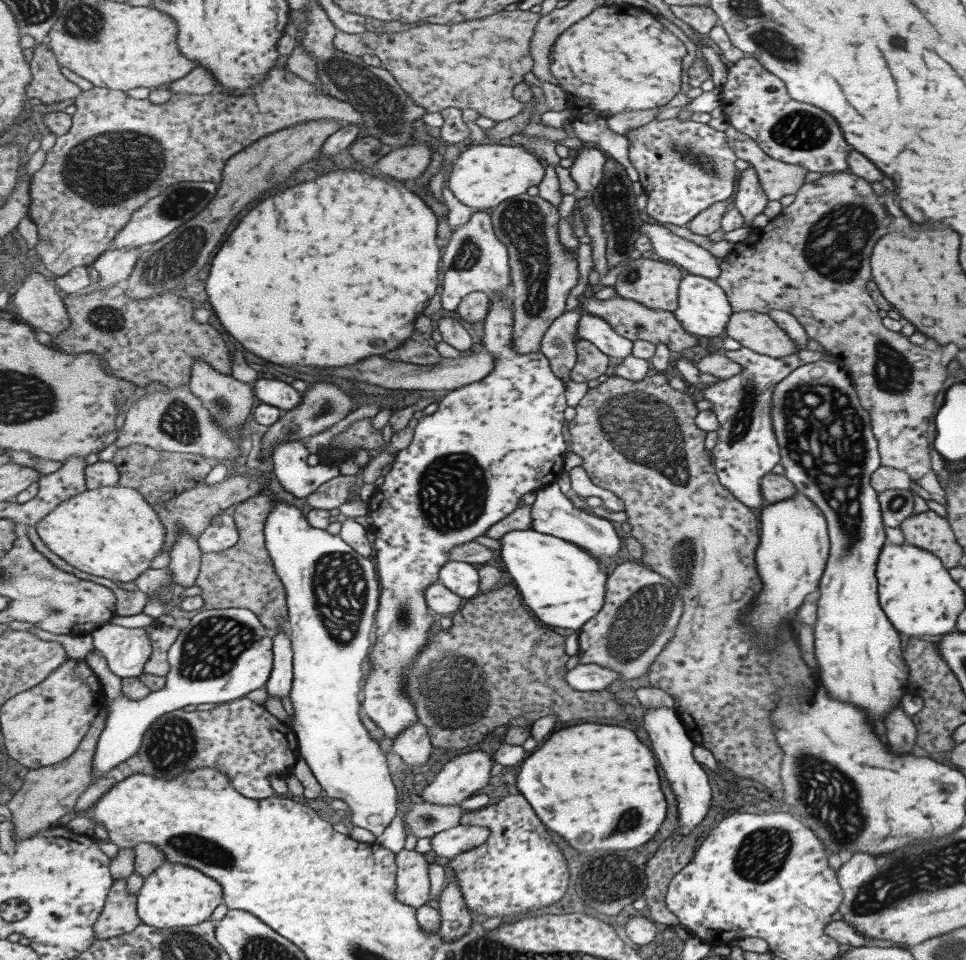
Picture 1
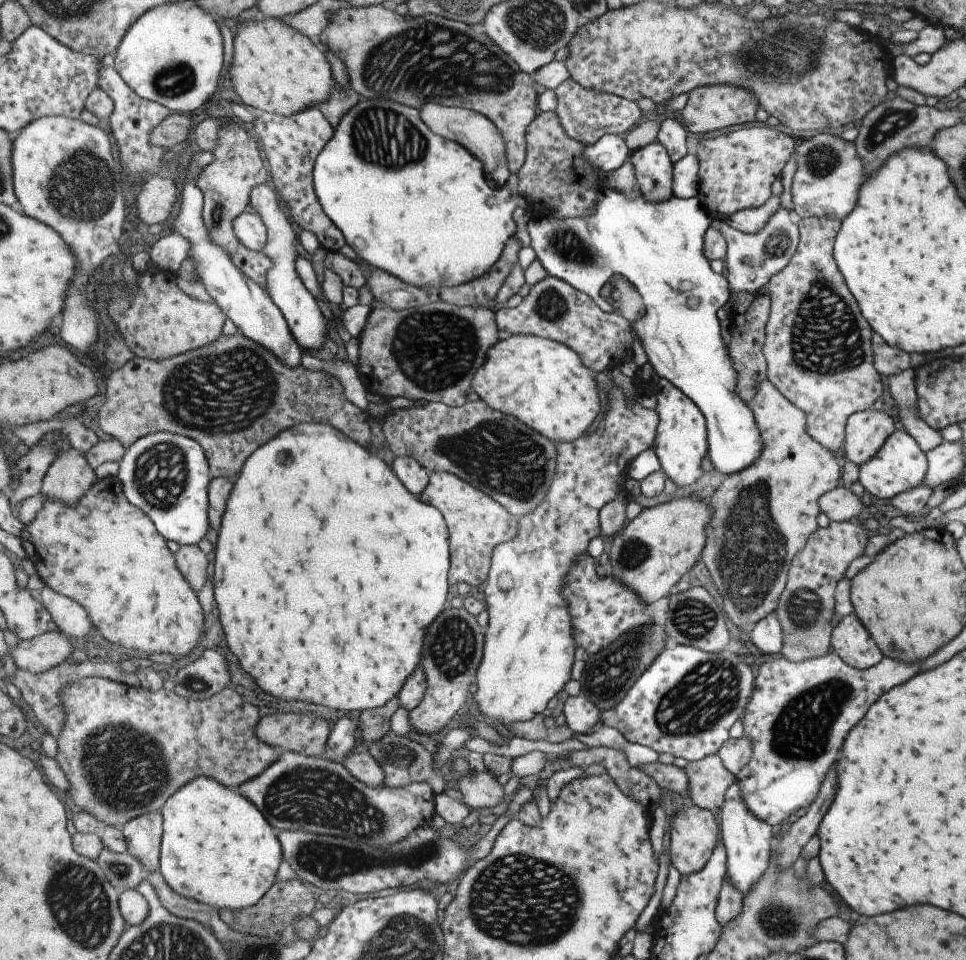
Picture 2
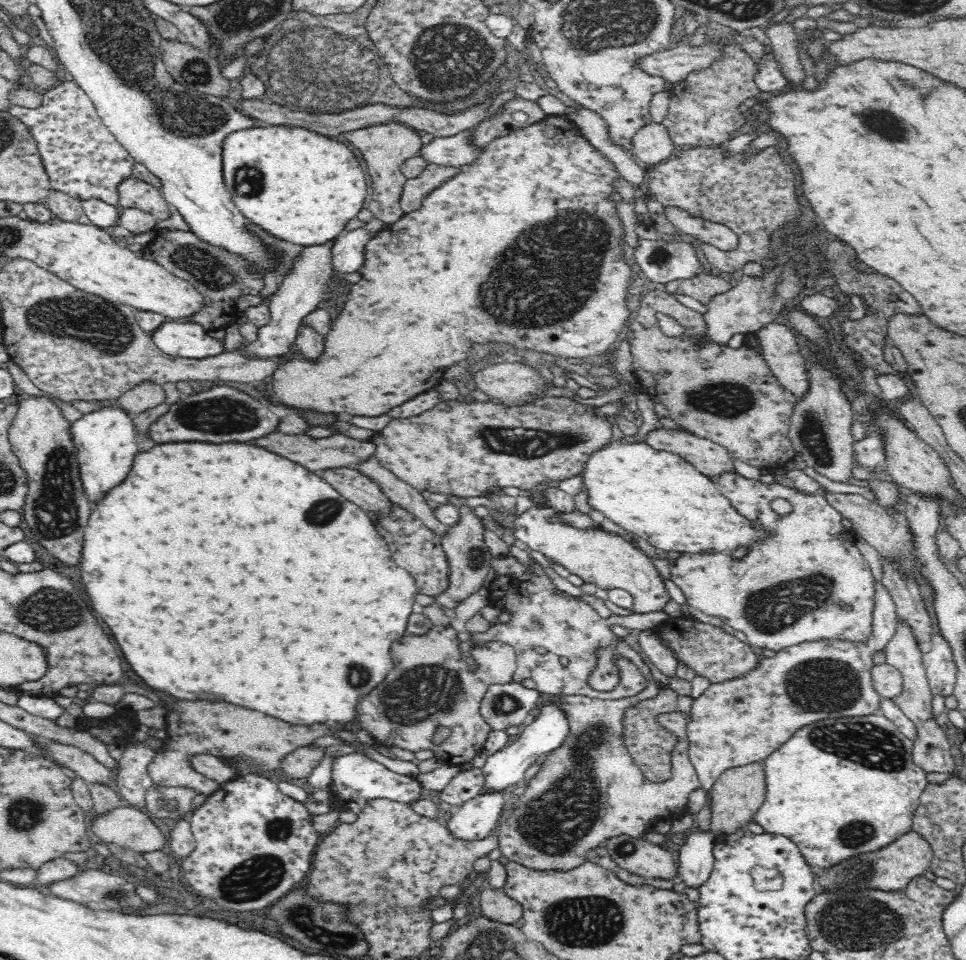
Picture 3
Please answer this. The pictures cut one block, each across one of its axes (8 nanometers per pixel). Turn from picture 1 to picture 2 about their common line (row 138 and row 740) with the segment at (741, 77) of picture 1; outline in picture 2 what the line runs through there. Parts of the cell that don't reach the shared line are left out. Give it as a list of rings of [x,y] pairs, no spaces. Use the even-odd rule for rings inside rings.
[[[833,652],[797,664],[785,658],[771,658],[763,666],[759,666],[751,698],[741,716],[743,734],[745,738],[751,738],[753,752],[747,766],[743,766],[741,772],[735,776],[735,782],[739,782],[741,786],[747,810],[755,814],[755,818],[761,818],[769,826],[775,826],[799,808],[807,808],[817,798],[817,792],[821,790],[821,784],[829,774],[831,764],[839,760],[847,734],[863,720],[873,702],[877,702],[889,688],[911,678],[917,672],[917,666],[919,664],[909,666],[883,658],[877,666],[869,670],[857,670],[845,664]]]

